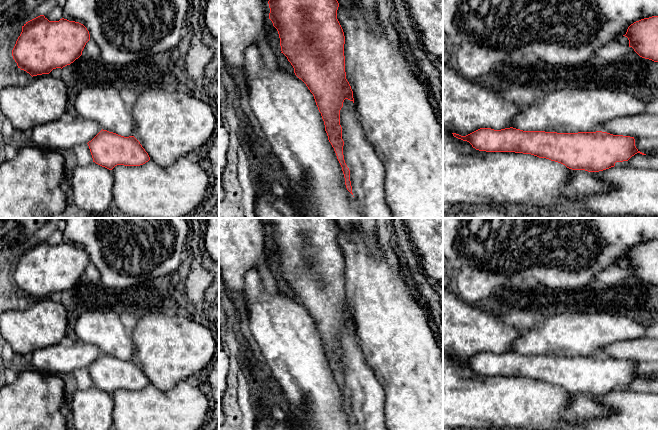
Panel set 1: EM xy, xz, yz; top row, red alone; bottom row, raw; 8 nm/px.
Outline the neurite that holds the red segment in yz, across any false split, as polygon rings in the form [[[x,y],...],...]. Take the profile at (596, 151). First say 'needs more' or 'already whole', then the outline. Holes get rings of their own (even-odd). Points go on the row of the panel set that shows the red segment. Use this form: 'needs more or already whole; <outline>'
already whole; [[[513,127],[501,130],[494,130],[491,128],[480,128],[466,136],[461,136],[452,133],[454,137],[463,141],[469,142],[473,148],[479,151],[486,152],[515,152],[523,154],[531,154],[539,158],[546,158],[565,165],[572,170],[585,170],[588,172],[599,172],[615,166],[616,162],[628,161],[637,153],[646,155],[640,152],[635,146],[634,137],[613,135],[607,132],[578,132],[578,133],[557,133],[545,131],[523,131]]]

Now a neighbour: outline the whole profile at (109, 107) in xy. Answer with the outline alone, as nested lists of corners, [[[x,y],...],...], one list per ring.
[[[86,87],[75,101],[76,114],[97,122],[103,130],[129,137],[134,136],[130,104],[123,92],[113,87]]]

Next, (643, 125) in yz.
[[[658,114],[614,118],[601,125],[600,131],[630,137],[658,137]]]

